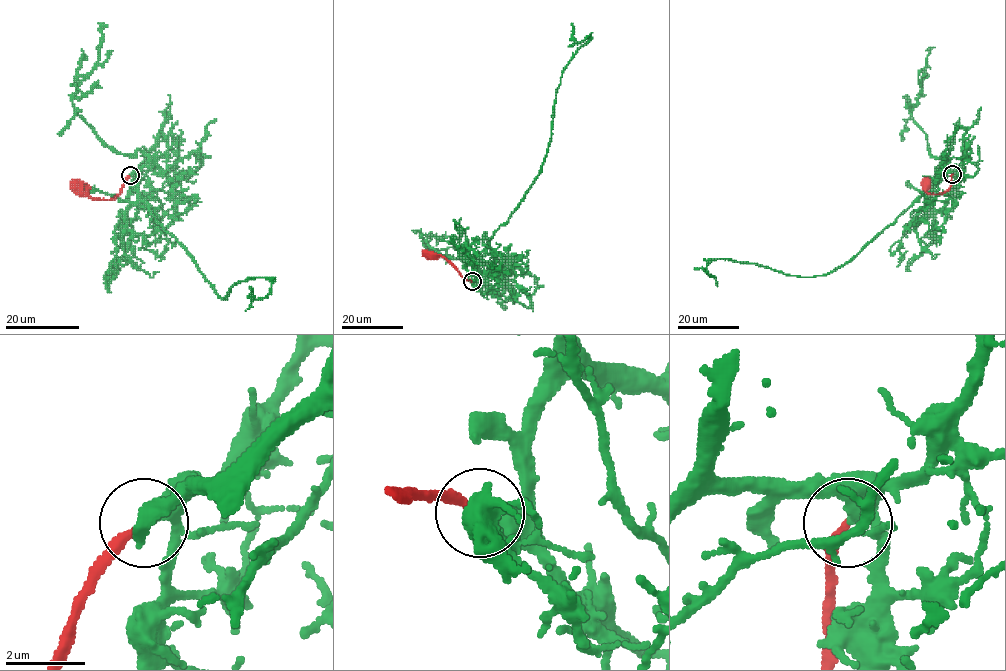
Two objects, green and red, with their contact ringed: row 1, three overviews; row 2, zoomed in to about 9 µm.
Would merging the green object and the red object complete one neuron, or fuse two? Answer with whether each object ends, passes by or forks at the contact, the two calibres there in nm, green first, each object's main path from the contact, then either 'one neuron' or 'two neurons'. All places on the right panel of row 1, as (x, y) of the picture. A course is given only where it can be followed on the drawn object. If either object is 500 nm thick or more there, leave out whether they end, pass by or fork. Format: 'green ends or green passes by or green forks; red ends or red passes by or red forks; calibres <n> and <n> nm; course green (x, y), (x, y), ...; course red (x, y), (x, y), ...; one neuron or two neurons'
green passes by; red ends; calibres 280 and 200 nm; course green (953, 174), (940, 172), (825, 274), (788, 276), (729, 259), (710, 261), (714, 276), (694, 268); course red (953, 174), (950, 187), (939, 194), (928, 194), (924, 183); one neuron

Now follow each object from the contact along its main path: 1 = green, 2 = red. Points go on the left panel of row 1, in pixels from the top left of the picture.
1: (130, 175), (219, 296), (248, 278), (271, 280), (265, 297), (249, 289)
2: (130, 175), (121, 191), (109, 199), (95, 199), (82, 186)

